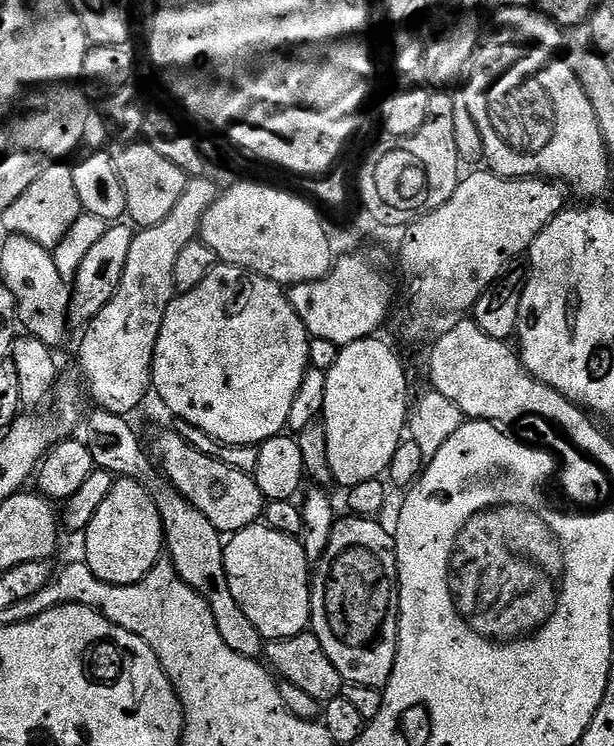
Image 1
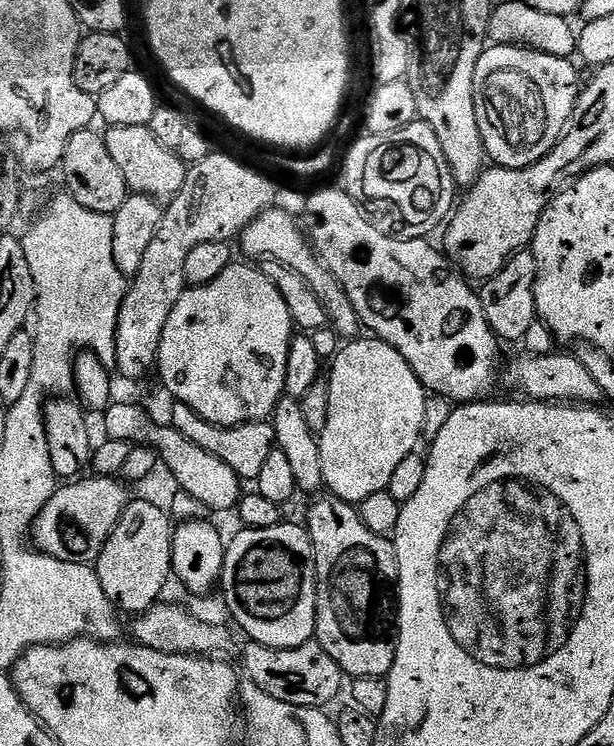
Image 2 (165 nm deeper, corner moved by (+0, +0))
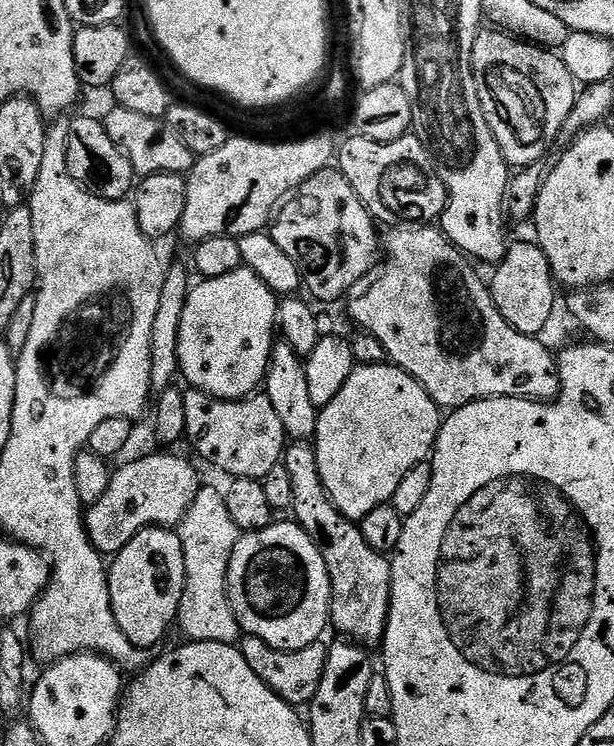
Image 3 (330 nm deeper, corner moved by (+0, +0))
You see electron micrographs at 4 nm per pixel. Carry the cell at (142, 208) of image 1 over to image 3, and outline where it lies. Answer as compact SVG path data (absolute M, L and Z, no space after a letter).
M112 106L102 116L106 134L114 141L114 146L130 158L130 166L137 177L153 176L154 174L187 174L192 171L194 157L190 146L182 142L176 131L168 127L161 118L150 118L146 114L137 114L135 110L126 110Z

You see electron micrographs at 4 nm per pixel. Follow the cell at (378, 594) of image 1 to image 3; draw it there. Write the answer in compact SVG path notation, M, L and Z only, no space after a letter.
M292 442L284 449L282 463L290 470L290 483L294 485L294 502L290 512L295 523L310 534L326 562L332 591L330 624L341 632L341 637L361 646L379 645L388 625L388 606L392 602L392 562L385 553L374 550L366 538L362 538L360 525L347 520L332 505L328 491L324 489L318 474L316 450L308 442Z

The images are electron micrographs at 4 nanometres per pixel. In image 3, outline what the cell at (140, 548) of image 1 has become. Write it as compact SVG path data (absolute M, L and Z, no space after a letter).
M153 526L134 534L134 538L111 557L108 586L114 616L123 634L135 648L152 650L177 623L186 586L186 561L177 533L168 526Z

